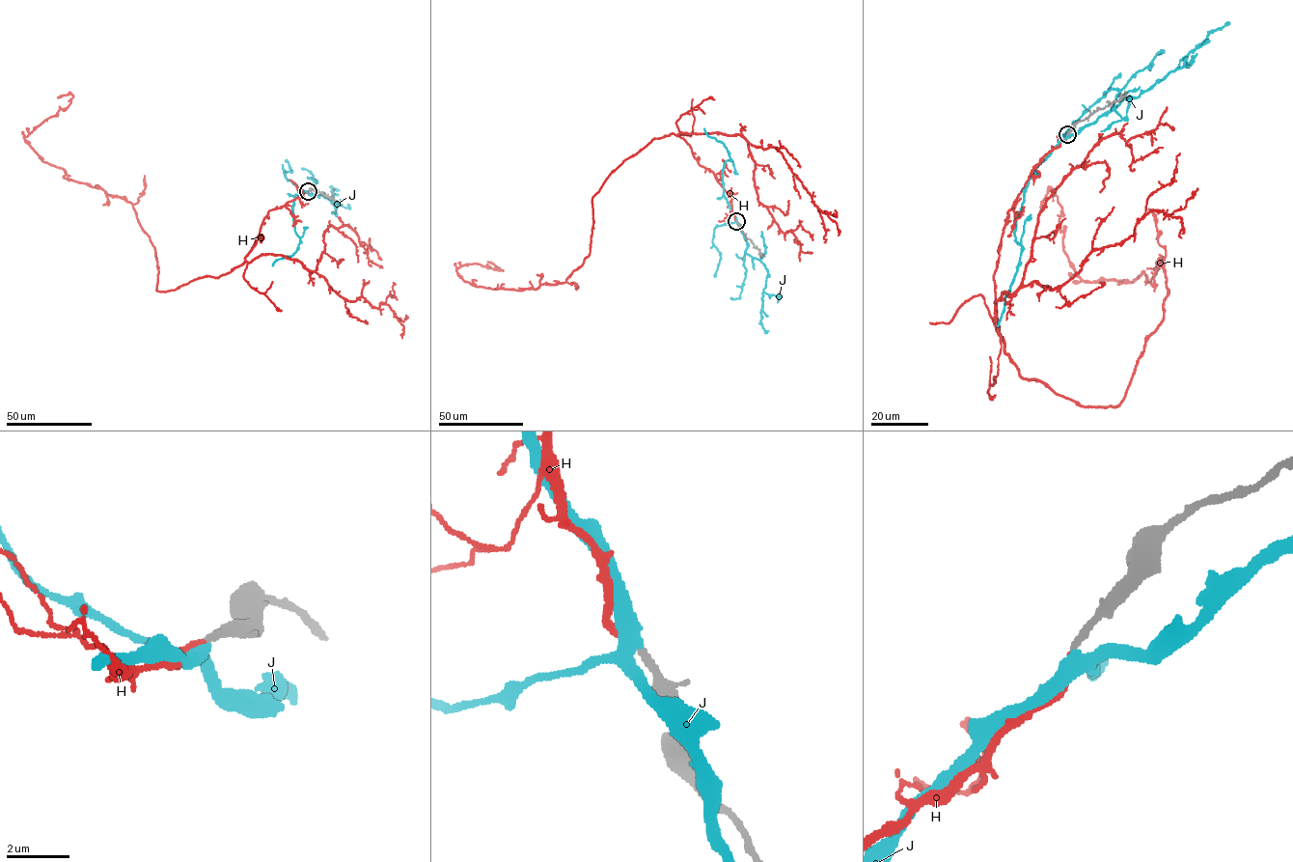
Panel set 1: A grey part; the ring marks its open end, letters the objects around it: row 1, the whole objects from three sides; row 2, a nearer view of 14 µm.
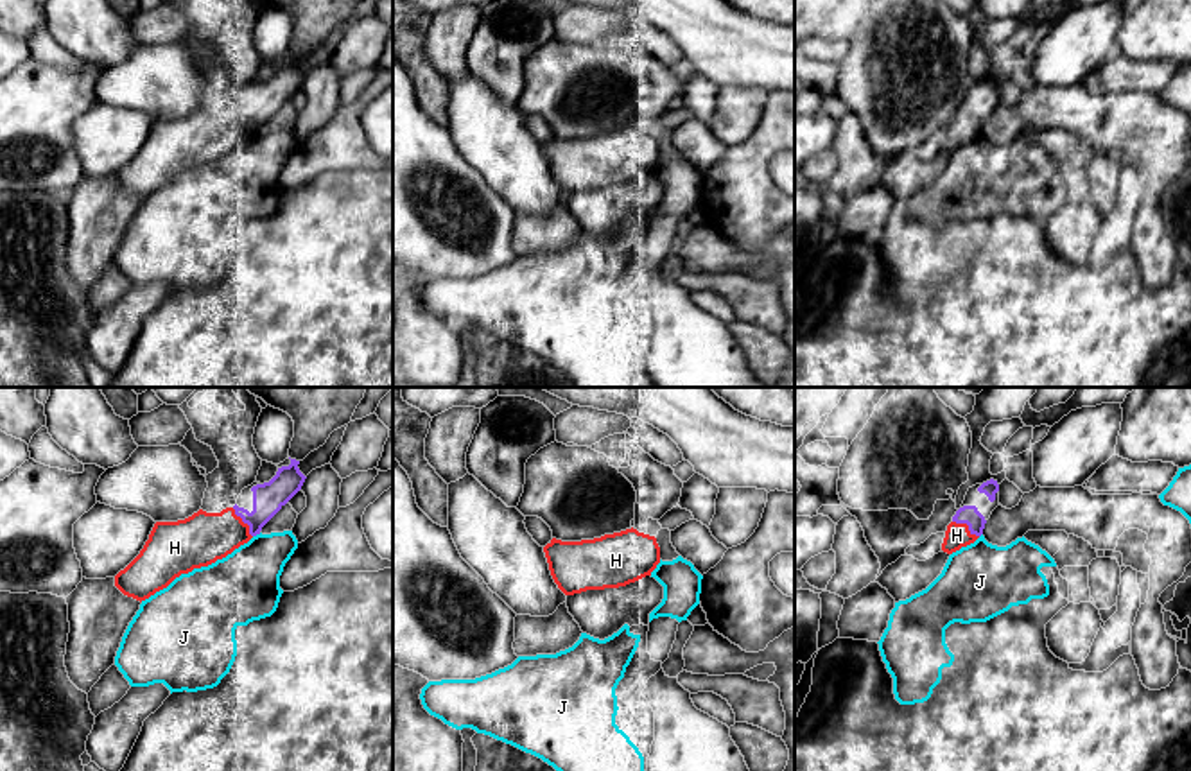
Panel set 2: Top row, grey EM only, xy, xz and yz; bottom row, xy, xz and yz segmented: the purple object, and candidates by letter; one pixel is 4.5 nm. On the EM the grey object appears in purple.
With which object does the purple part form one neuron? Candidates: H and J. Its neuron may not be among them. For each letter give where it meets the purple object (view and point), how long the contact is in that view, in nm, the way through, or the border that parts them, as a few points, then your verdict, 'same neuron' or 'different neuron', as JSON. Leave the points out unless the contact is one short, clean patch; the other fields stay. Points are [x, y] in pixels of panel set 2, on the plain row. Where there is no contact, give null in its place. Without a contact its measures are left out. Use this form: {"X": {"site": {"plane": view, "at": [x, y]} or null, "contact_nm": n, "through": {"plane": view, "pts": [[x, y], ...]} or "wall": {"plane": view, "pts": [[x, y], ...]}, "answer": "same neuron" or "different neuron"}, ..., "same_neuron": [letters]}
{"H": {"site": {"plane": "xy", "at": [244, 121]}, "contact_nm": 160, "answer": "same neuron"}, "J": {"site": {"plane": "xy", "at": [257, 131]}, "contact_nm": 40, "answer": "different neuron"}, "same_neuron": ["H"]}

